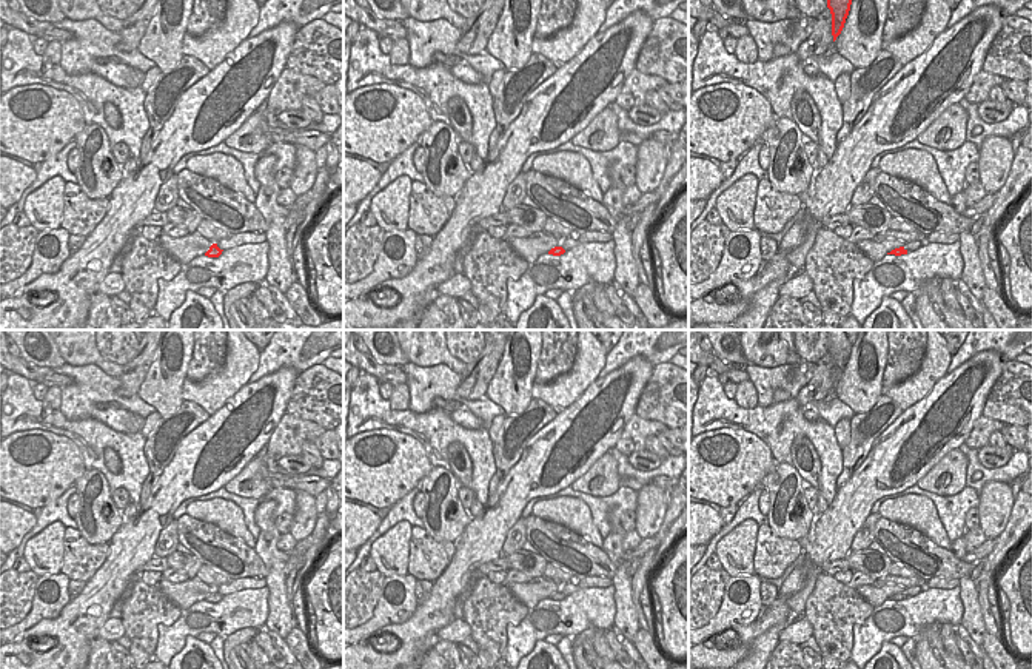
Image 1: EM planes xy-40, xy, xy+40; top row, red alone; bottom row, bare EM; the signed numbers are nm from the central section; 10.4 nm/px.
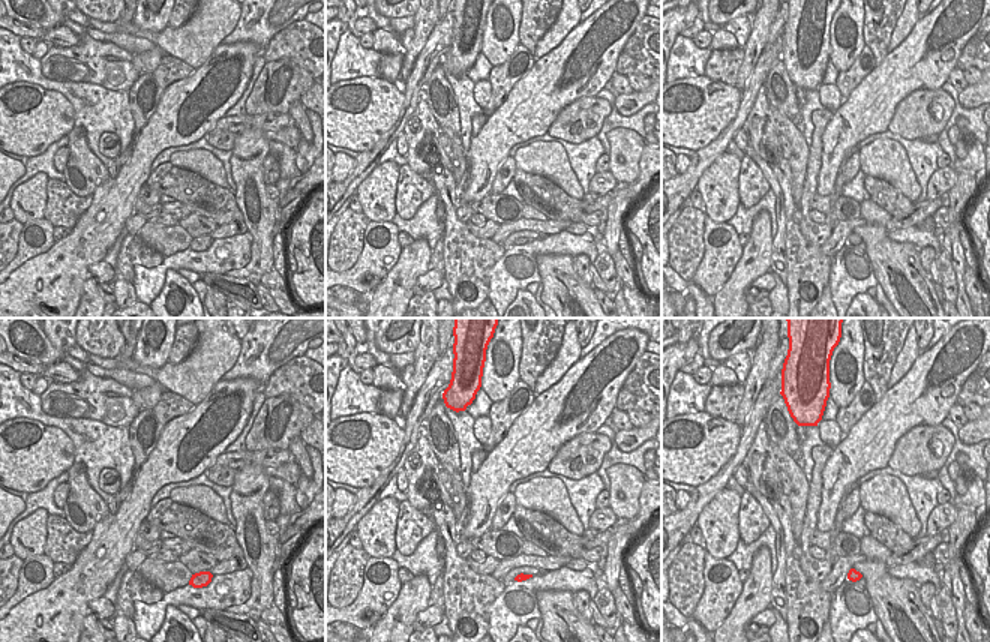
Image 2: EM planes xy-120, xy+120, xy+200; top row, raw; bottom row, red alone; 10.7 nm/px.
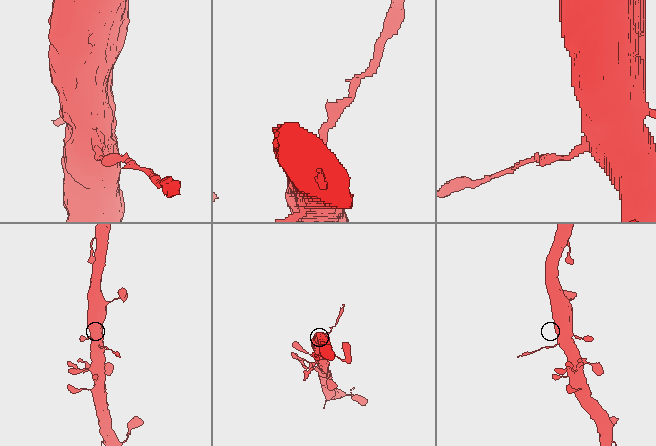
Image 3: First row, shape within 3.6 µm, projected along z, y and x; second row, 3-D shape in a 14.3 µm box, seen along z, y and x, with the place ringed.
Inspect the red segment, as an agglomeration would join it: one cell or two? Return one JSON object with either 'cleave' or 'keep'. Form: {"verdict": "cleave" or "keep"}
{"verdict": "cleave"}

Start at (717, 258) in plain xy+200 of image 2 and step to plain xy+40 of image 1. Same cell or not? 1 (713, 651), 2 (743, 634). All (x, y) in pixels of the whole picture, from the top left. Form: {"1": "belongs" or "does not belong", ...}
{"1": "does not belong", "2": "does not belong"}

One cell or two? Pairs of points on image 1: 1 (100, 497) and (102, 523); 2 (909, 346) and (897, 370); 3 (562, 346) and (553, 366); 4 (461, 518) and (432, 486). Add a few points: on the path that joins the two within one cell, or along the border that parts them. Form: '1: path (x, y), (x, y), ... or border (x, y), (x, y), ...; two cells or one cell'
1: path (99, 503), (99, 517); one cell
2: path (906, 352), (901, 364); one cell
3: path (559, 350), (553, 361); one cell
4: path (458, 507), (453, 500), (438, 492); one cell

